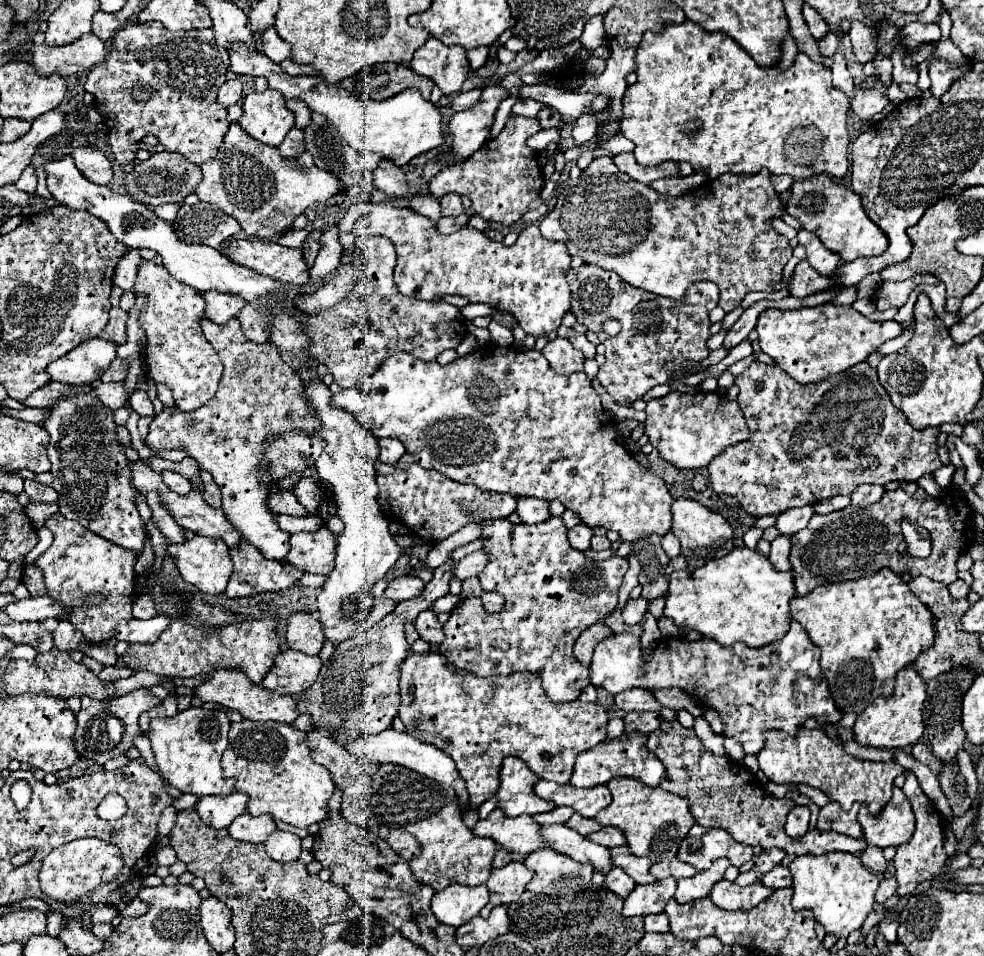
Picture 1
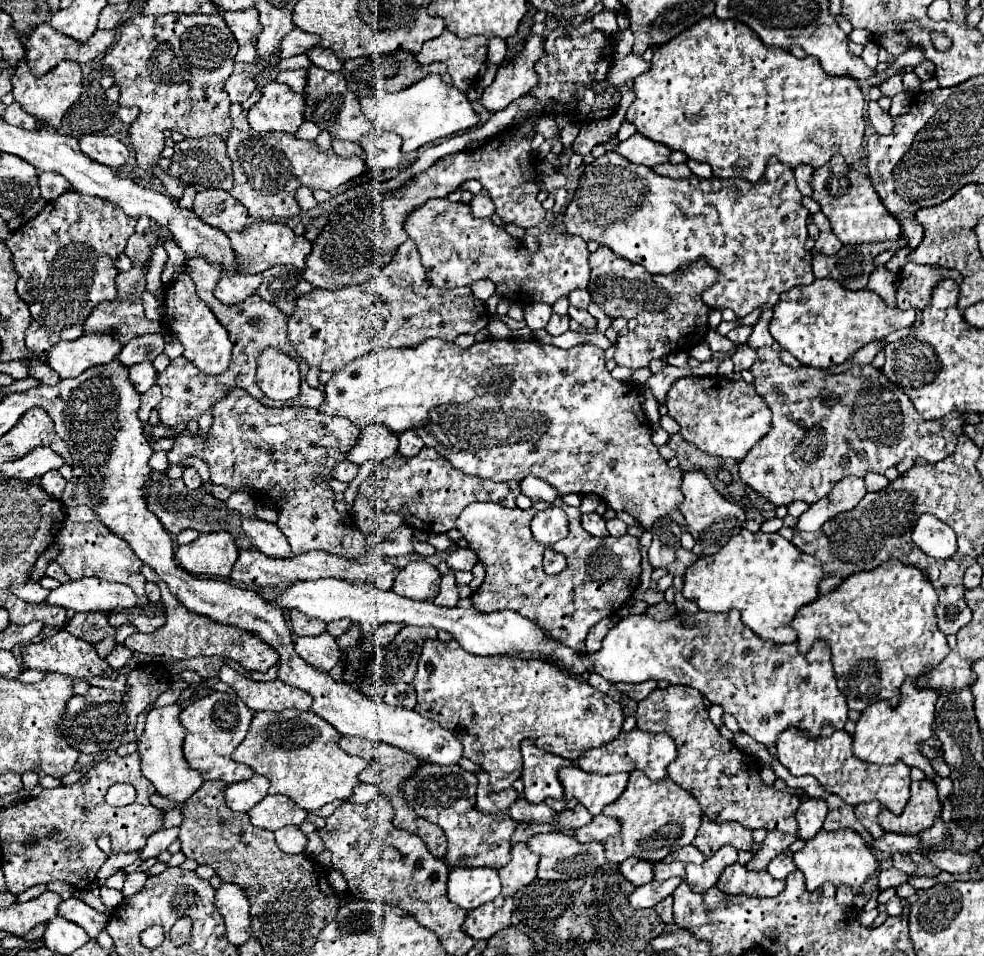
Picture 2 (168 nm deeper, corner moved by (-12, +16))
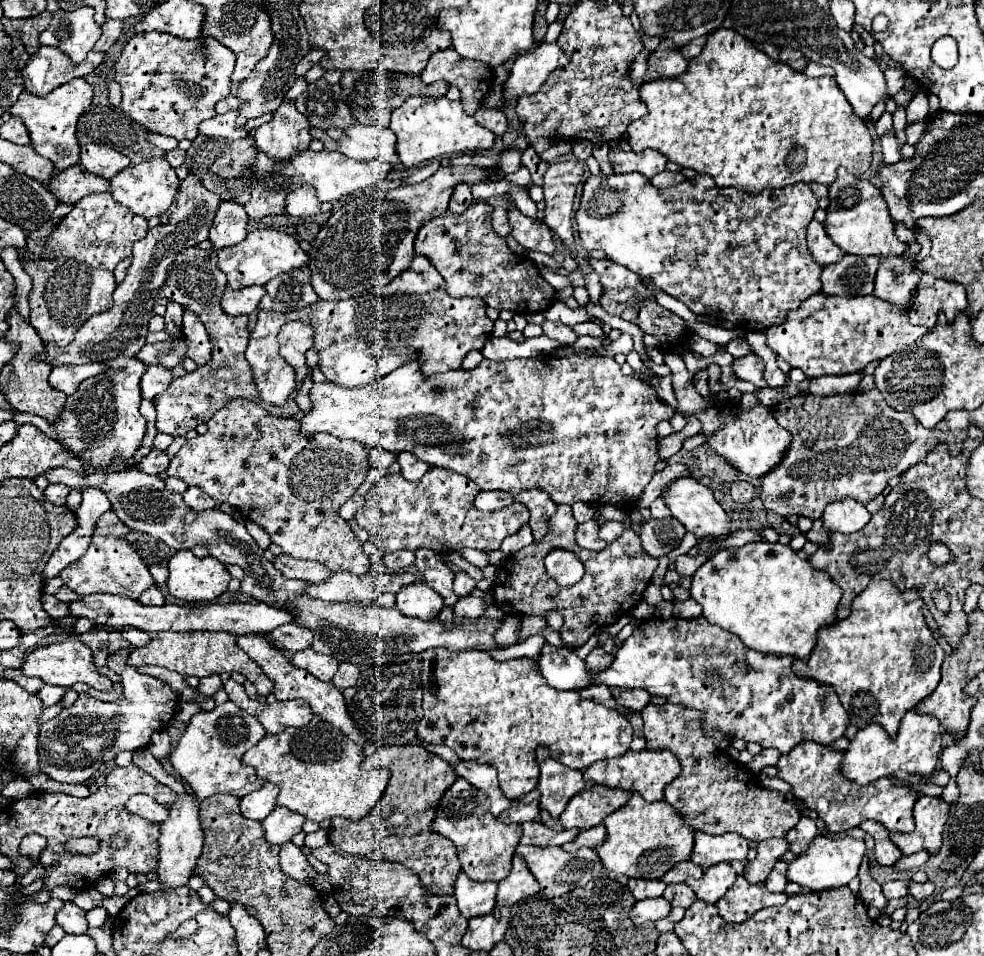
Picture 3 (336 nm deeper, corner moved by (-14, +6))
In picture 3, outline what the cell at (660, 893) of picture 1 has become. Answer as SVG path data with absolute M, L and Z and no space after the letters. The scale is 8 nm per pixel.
M646 898L646 900L638 900L632 910L630 910L630 918L634 920L634 924L644 924L644 922L656 922L664 916L668 916L670 912L670 904L664 902L664 898Z

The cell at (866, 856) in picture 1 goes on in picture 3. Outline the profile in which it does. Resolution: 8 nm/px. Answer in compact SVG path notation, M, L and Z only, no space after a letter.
M910 882L910 896L914 896L914 900L922 902L922 900L926 900L932 894L934 894L934 884L932 882L926 882L926 884Z

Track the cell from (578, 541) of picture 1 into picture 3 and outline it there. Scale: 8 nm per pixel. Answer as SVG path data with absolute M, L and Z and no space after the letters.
M588 520L576 528L576 544L586 550L596 550L596 552L606 548L606 542L598 538L598 522L596 520Z

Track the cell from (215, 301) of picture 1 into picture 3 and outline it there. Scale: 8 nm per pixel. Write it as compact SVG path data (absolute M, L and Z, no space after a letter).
M250 286L250 288L242 288L242 290L226 288L226 292L222 296L222 310L230 316L252 314L258 308L264 294L266 294L266 290L262 286Z

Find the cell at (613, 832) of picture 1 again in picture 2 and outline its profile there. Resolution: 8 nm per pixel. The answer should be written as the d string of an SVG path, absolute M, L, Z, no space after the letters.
M598 814L590 824L576 830L576 840L578 842L592 842L592 840L602 842L602 840L608 840L610 836L618 836L618 828L620 828L618 820Z

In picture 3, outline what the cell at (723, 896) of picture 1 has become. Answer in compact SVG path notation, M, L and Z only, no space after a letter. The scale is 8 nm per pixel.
M738 876L732 890L728 890L718 902L718 912L728 924L740 924L752 918L758 910L780 906L786 902L786 894L772 894L764 884L750 884L744 876Z

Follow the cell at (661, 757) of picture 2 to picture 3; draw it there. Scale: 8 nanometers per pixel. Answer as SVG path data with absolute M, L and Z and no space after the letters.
M628 750L622 758L610 758L604 762L596 762L588 770L584 770L586 780L592 780L596 784L608 786L608 788L622 788L622 790L632 790L642 794L646 802L658 802L662 800L664 788L680 774L680 762L678 758L668 752L668 750L642 750L642 752L632 752Z

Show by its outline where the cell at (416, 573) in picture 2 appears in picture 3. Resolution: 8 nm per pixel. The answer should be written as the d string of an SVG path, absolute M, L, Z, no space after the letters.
M416 582L416 584L404 586L404 590L396 594L396 608L410 618L434 620L444 608L444 600L440 598L438 592L434 592L424 582Z

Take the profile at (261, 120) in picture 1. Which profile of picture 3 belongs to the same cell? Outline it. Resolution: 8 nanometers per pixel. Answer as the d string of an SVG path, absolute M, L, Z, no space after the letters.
M284 102L276 112L272 122L262 124L256 132L256 146L272 160L286 162L296 156L296 152L308 150L310 122L296 110L294 102Z

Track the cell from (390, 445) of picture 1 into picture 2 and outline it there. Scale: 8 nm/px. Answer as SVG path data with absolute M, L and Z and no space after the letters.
M412 428L406 430L406 432L400 432L400 434L398 434L398 440L400 440L398 452L400 452L402 456L416 456L416 454L420 452L420 448L424 446L424 444L422 444L422 438L420 438Z

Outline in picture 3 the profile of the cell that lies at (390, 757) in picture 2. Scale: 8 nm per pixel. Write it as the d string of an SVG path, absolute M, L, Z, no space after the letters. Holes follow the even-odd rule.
M416 744L380 748L374 756L368 756L362 762L362 768L376 766L384 766L392 772L390 786L380 796L380 802L376 807L360 820L333 818L328 829L330 844L334 844L336 852L344 856L364 856L378 862L400 862L408 866L416 876L420 876L420 882L428 894L452 894L456 876L460 874L462 866L454 844L432 830L432 818L436 818L436 806L440 804L444 790L448 790L448 786L456 782L454 768L440 756ZM390 812L406 814L404 824L390 827L386 823L386 817Z

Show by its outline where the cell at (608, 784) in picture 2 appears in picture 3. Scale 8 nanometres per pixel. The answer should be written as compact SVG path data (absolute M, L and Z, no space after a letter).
M594 786L590 790L584 790L582 794L576 794L572 802L566 806L566 810L558 816L562 826L588 830L596 824L602 824L602 820L612 814L614 810L620 810L626 806L632 792L626 790L612 790L606 786Z

